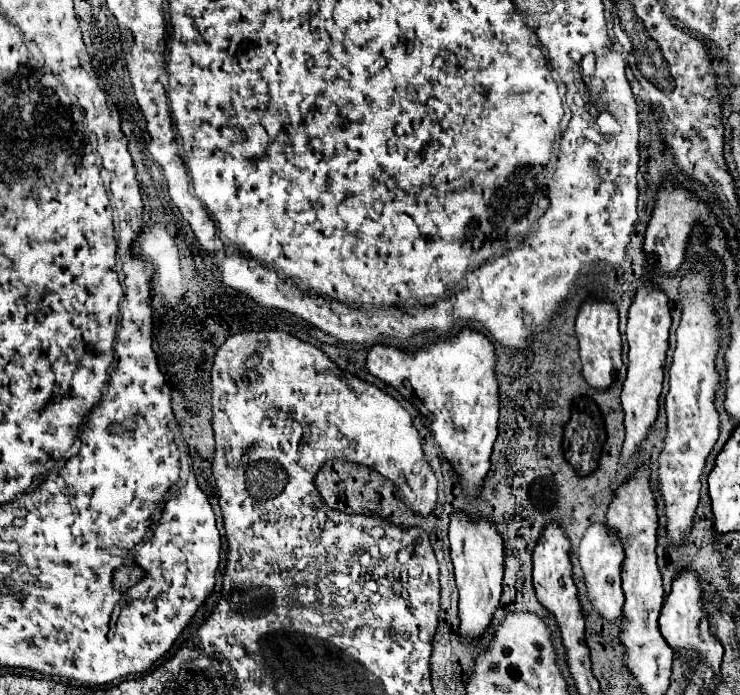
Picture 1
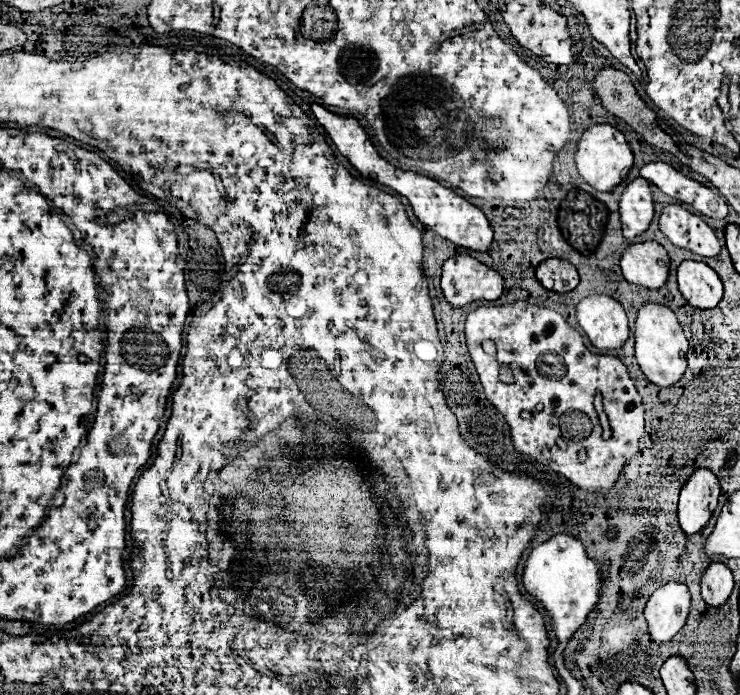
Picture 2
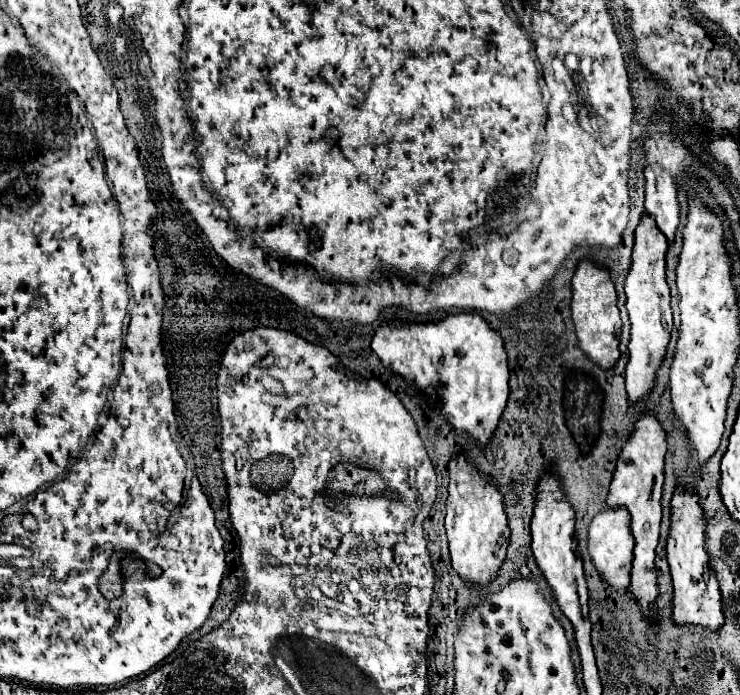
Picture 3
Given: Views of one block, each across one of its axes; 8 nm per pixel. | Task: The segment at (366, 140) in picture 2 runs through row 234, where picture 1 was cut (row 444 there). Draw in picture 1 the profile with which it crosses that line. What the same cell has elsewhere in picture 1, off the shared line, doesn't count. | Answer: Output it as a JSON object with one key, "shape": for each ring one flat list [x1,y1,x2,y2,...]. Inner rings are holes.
{"shape":[[464,328,456,336,440,338,436,344,404,352,386,344,374,344,368,352,366,368,372,376,394,386,404,398,414,392,430,412,426,426,456,468,460,484,468,494,476,494,490,468,492,444,498,436,498,380,494,344,478,330]]}

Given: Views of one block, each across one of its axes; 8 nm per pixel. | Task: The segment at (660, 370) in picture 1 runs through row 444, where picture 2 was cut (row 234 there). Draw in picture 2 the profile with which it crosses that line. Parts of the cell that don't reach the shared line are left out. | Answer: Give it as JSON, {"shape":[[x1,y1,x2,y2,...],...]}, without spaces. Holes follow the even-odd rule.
{"shape":[[644,178,632,180,620,198,620,222,624,238,636,238,648,230,654,218,654,202,650,186]]}

